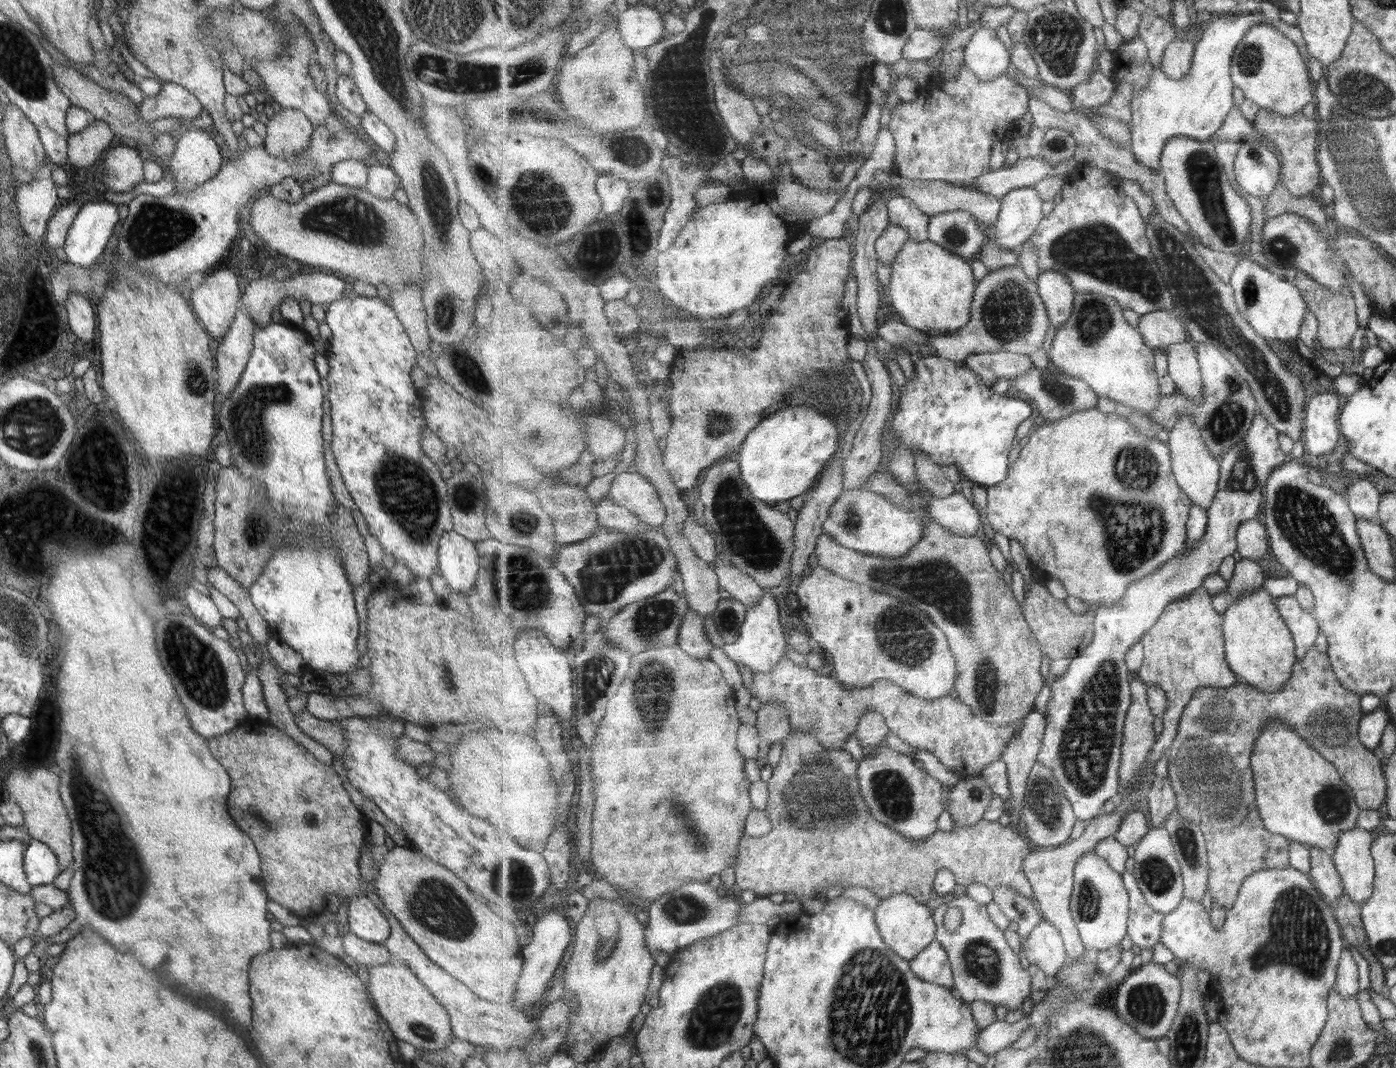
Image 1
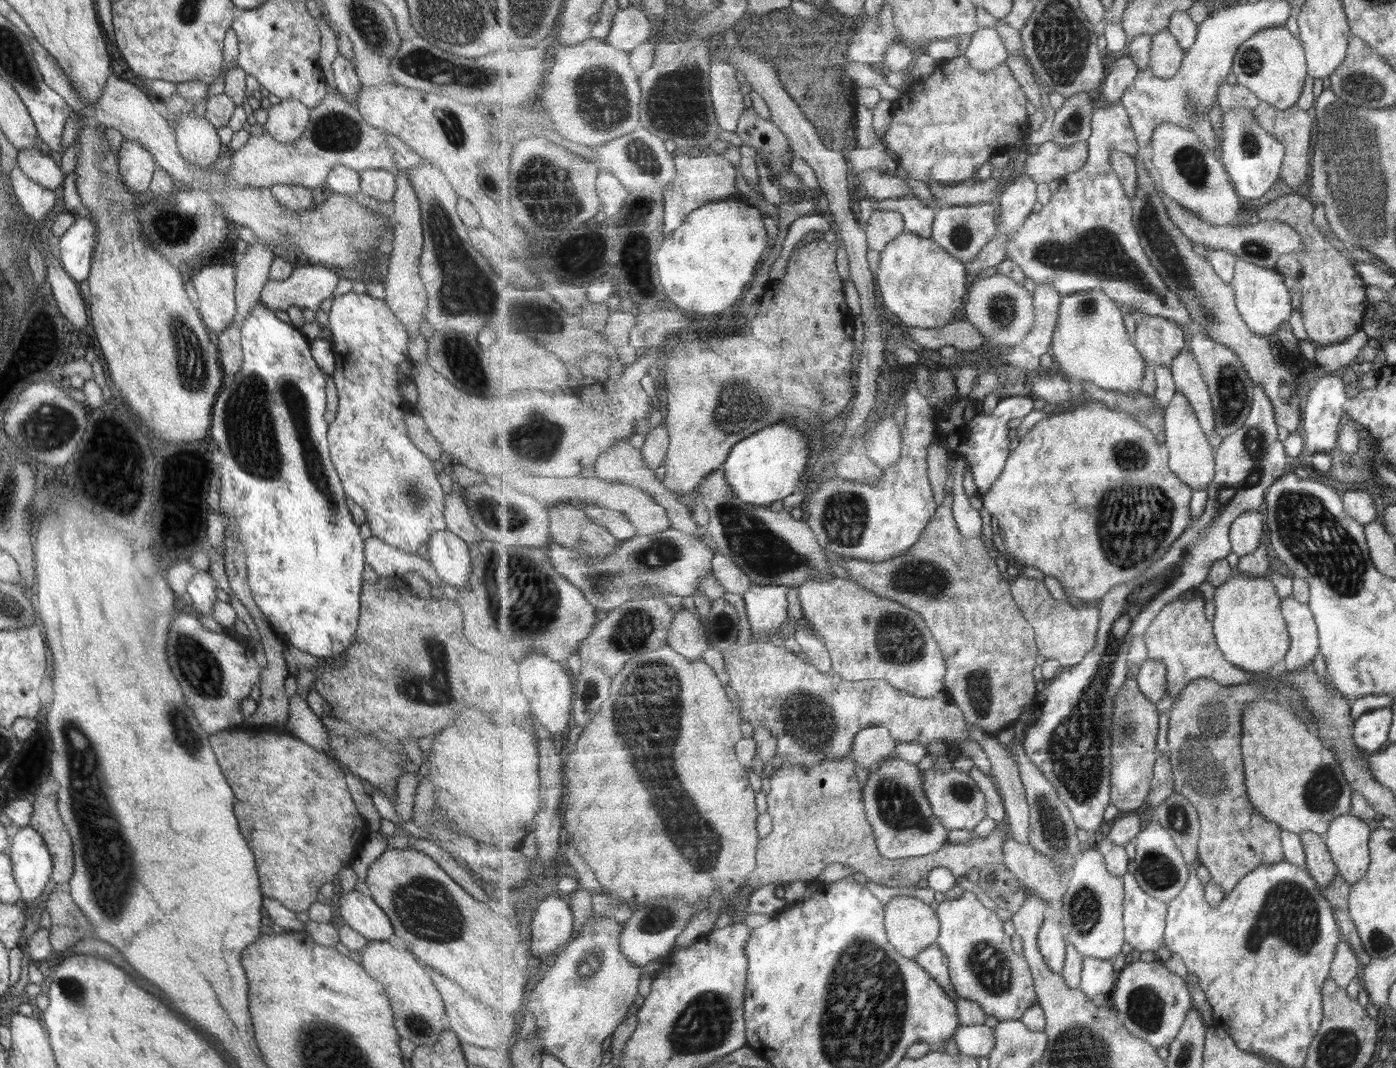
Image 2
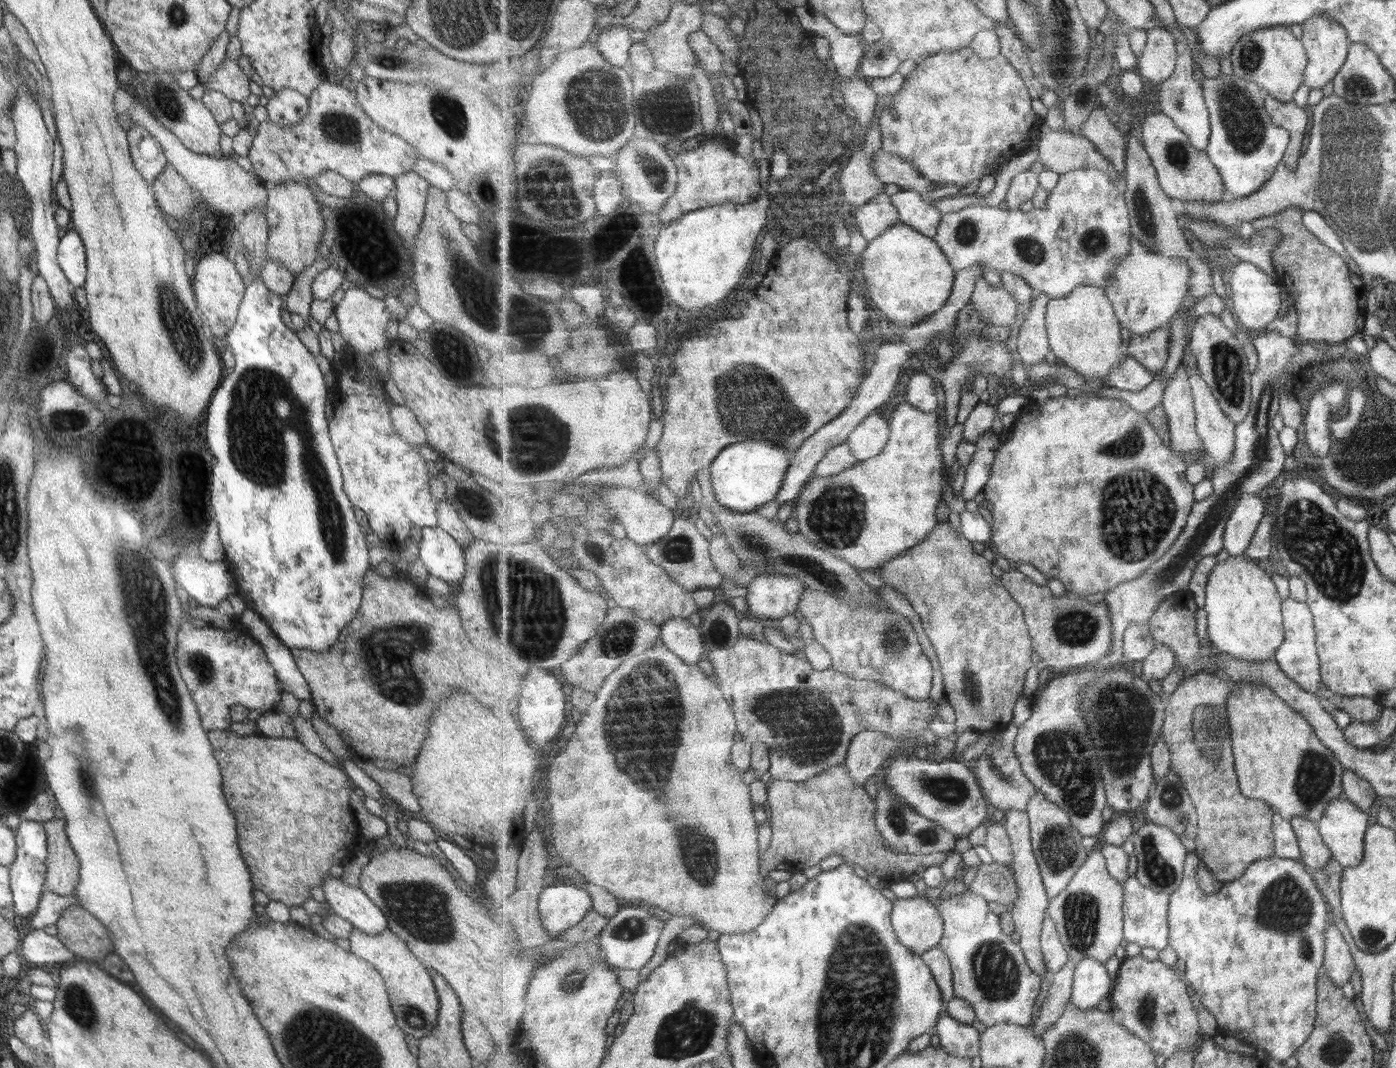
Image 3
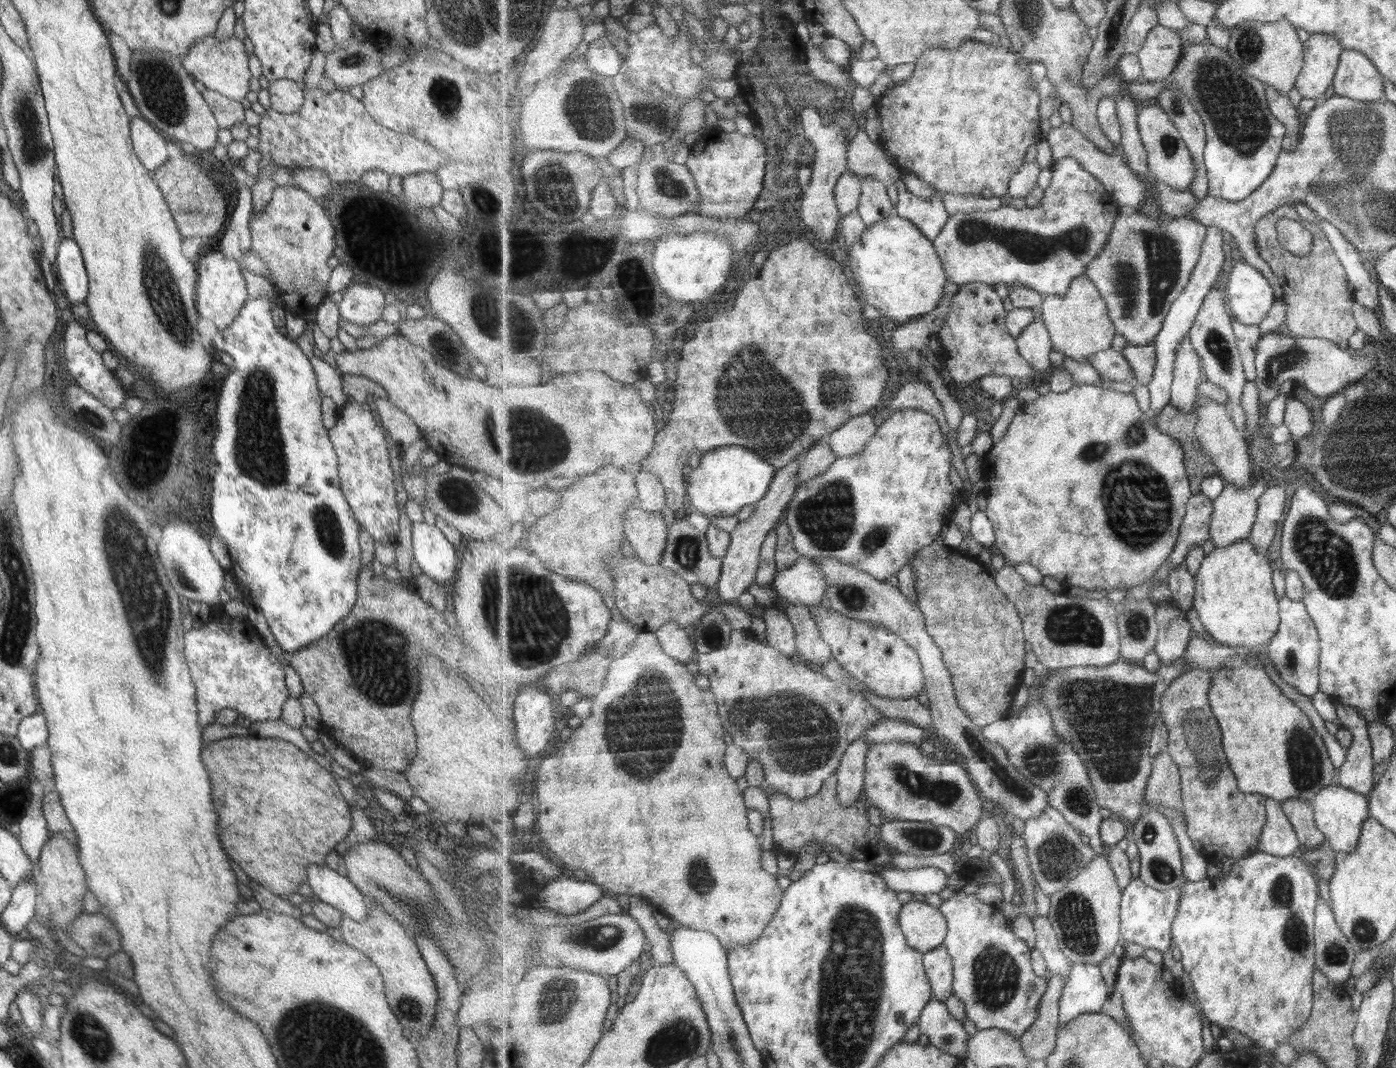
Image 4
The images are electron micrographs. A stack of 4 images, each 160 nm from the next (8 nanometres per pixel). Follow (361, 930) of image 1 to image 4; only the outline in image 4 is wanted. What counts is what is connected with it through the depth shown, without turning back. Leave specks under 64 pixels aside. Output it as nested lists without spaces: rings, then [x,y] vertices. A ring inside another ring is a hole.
[[[309,864],[306,875],[313,899],[336,908],[352,921],[361,922],[366,919],[368,913],[366,898],[346,876],[339,875],[325,864]]]

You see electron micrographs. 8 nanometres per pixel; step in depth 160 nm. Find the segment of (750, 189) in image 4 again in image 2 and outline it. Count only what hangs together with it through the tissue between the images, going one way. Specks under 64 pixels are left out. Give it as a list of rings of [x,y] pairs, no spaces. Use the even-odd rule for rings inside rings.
[[[716,152],[713,156],[699,156],[687,155],[680,153],[675,157],[675,165],[677,165],[677,175],[674,178],[671,189],[664,190],[664,234],[670,236],[673,232],[677,231],[688,218],[688,214],[701,208],[703,205],[721,201],[727,198],[733,198],[733,192],[737,190],[735,184],[735,165],[723,154],[719,156]]]

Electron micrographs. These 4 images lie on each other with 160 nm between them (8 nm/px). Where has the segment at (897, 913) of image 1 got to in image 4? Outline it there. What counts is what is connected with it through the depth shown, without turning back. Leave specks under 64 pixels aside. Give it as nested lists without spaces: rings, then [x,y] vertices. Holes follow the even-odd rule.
[[[910,900],[905,903],[900,912],[900,927],[903,929],[908,943],[922,953],[943,945],[948,935],[948,920],[944,913],[941,912],[940,907],[935,908],[926,901]]]

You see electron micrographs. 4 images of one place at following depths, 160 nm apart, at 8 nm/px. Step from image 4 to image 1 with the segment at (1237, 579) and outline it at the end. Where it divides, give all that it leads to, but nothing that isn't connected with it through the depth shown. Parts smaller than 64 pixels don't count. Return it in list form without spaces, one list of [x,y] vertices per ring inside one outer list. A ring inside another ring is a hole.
[[[1267,588],[1257,591],[1232,602],[1224,616],[1224,636],[1226,656],[1229,666],[1237,673],[1240,681],[1256,686],[1261,692],[1279,692],[1289,682],[1295,657],[1295,642],[1289,633],[1288,624],[1280,614],[1276,598],[1271,597]]]

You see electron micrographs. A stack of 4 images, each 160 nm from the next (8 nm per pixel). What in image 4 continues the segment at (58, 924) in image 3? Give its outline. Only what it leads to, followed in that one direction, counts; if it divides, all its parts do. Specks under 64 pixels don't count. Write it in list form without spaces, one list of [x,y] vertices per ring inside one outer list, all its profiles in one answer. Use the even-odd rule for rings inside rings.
[[[100,914],[82,915],[66,928],[68,937],[77,941],[87,957],[104,960],[122,950],[119,933]]]

